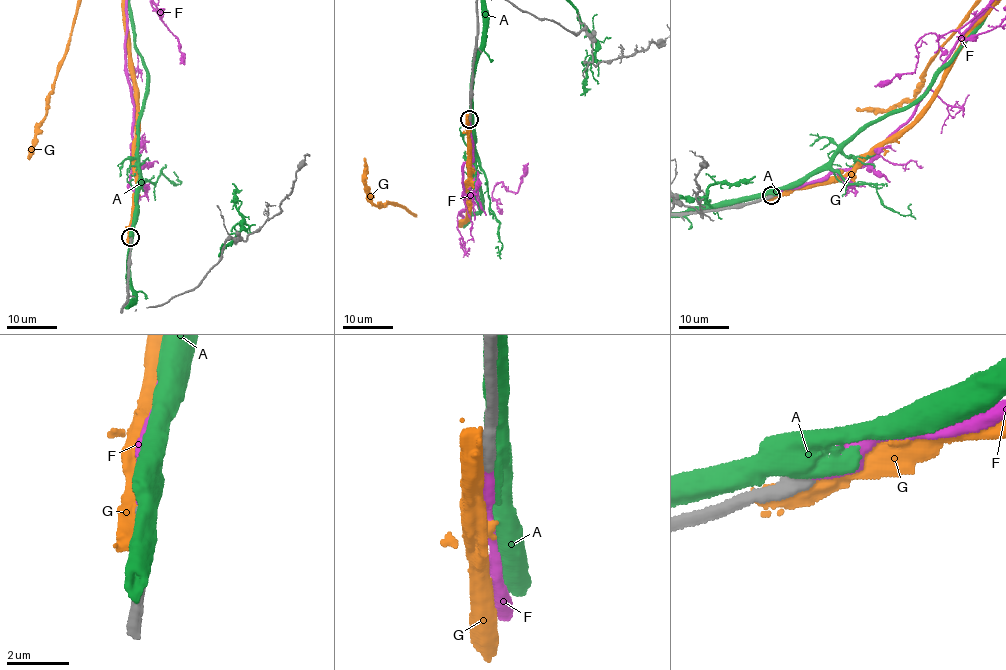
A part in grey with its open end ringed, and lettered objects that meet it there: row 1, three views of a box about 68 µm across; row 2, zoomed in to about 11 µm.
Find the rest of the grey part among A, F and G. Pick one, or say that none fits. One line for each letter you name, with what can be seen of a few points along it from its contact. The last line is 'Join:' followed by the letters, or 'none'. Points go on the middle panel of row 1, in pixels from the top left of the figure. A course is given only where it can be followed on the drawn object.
F: it runs (470, 120), (460, 213), (483, 239), (506, 219), (488, 182), (439, 181), (428, 230), (457, 261)
Join: F

